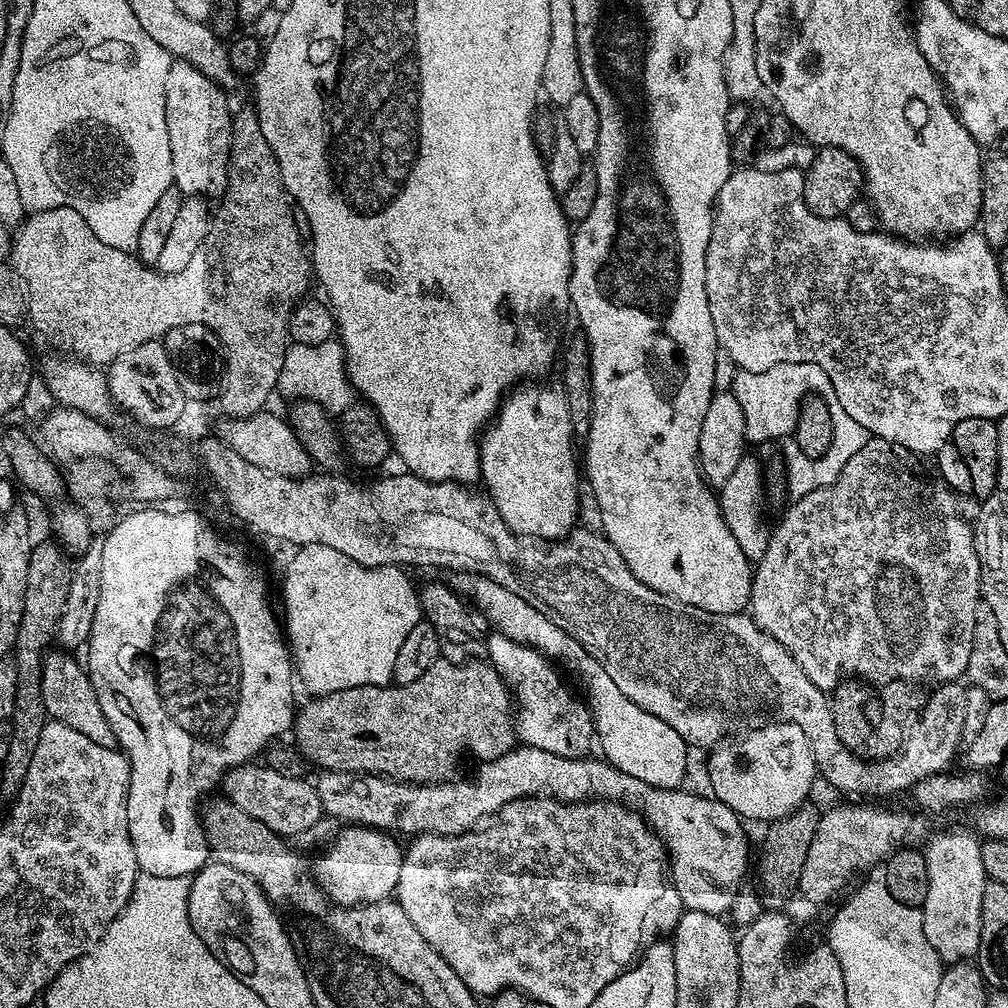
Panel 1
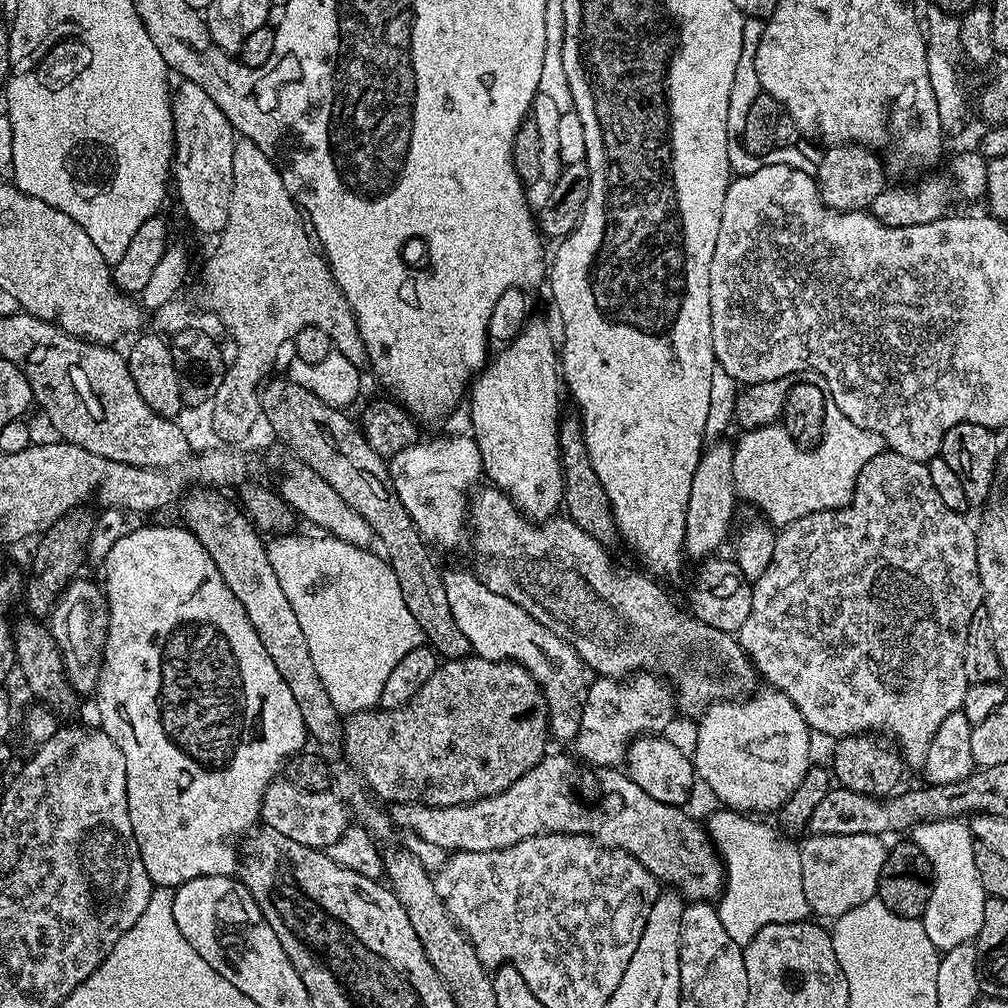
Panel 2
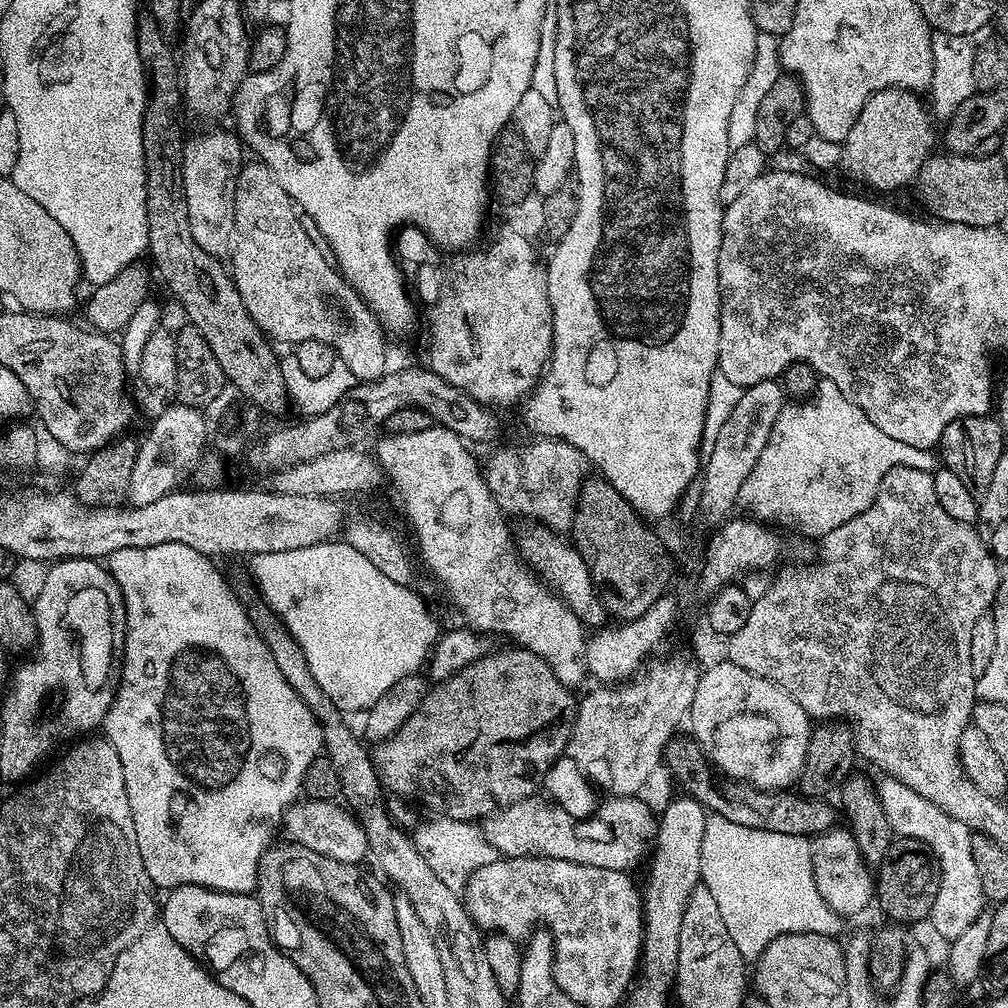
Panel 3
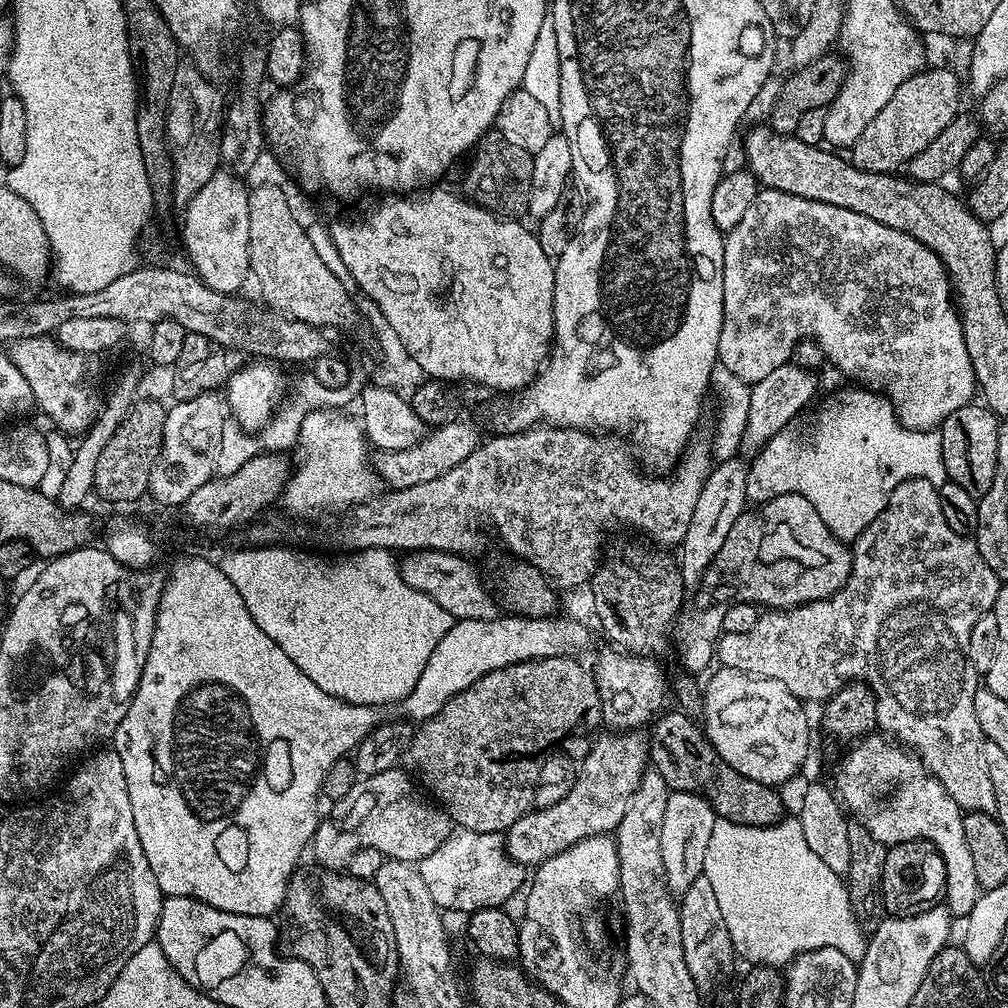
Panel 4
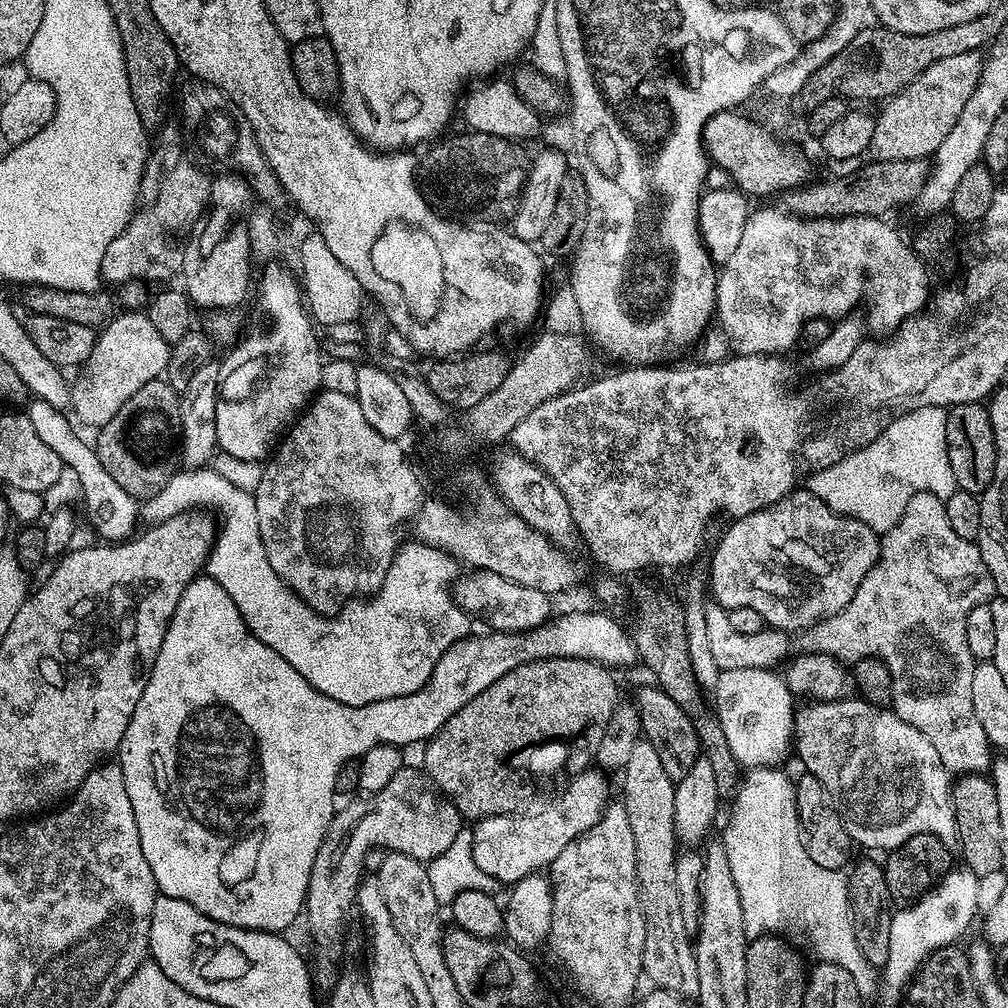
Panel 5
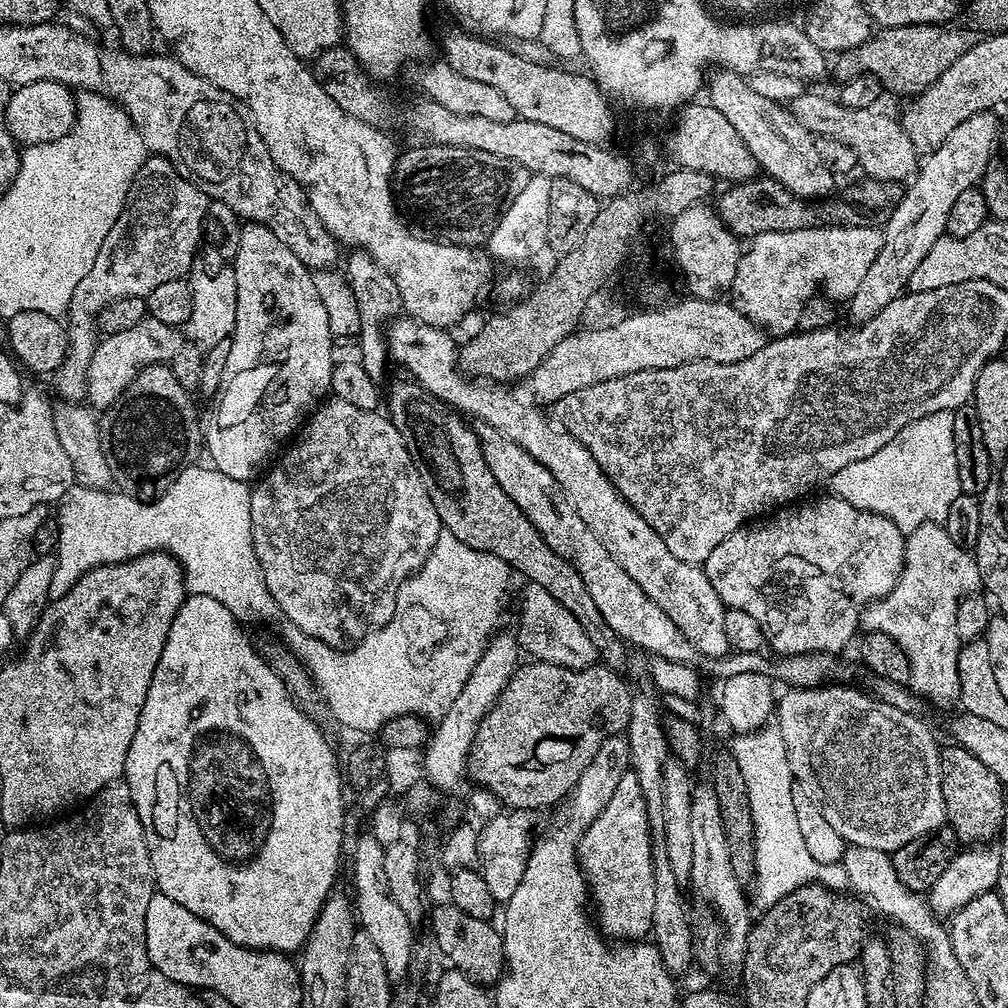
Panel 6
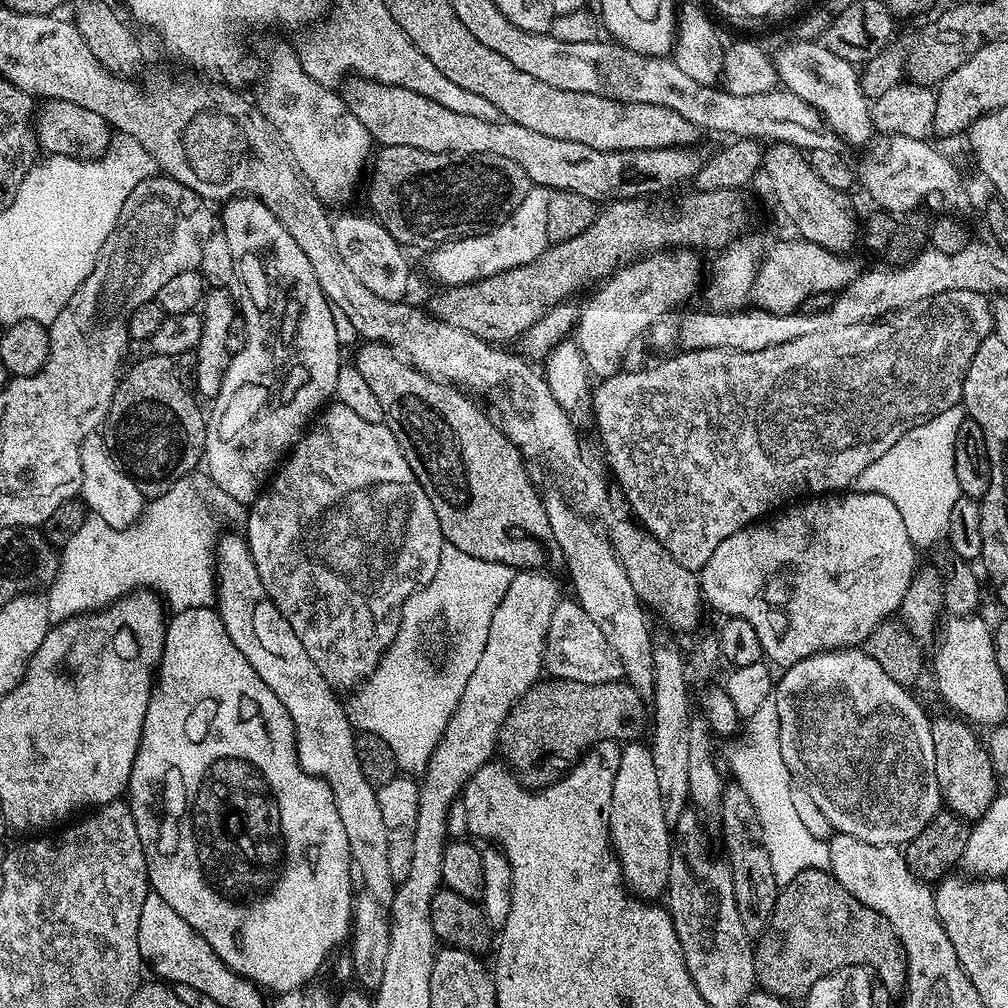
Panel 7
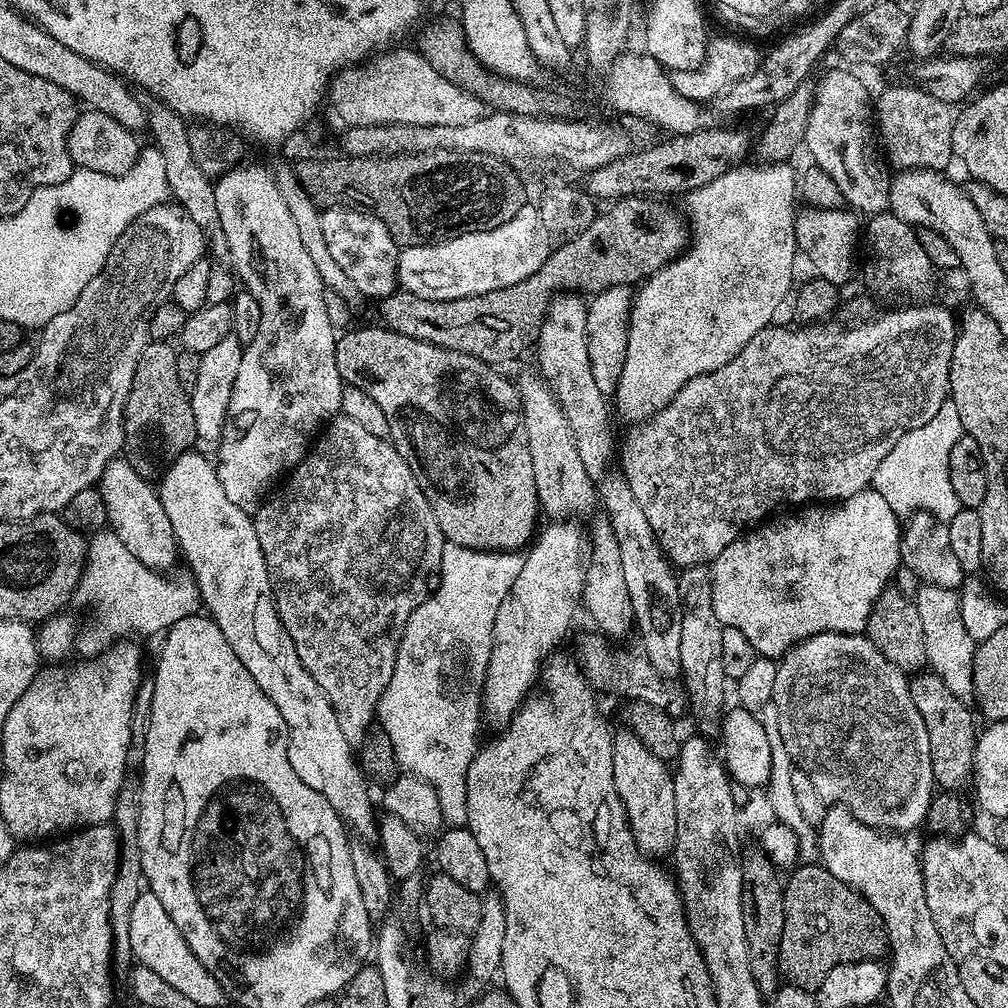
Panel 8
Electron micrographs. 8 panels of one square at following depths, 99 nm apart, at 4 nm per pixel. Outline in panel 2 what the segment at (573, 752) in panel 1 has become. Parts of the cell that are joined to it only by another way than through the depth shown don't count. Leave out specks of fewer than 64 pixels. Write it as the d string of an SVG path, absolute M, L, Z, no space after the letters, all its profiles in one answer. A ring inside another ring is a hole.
M475 571L443 573L444 589L446 590L446 602L450 602L450 614L454 614L454 622L462 634L466 634L469 649L475 655L487 660L515 660L523 665L534 679L540 683L540 689L548 703L548 731L553 737L572 742L582 722L583 704L586 702L588 687L594 679L594 673L588 663L583 660L572 644L571 639L564 640L559 631L553 630L549 625L534 619L522 606L515 604L510 598L506 598L503 592L490 590Z

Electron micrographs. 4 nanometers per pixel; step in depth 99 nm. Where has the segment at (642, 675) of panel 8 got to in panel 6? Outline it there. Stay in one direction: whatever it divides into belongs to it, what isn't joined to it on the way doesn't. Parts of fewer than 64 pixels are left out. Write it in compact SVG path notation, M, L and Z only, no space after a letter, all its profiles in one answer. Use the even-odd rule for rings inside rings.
M525 583L524 602L520 612L520 628L516 630L517 643L521 649L535 660L547 664L566 666L568 669L593 667L599 659L599 652L586 634L578 618L571 614L560 602L542 586Z

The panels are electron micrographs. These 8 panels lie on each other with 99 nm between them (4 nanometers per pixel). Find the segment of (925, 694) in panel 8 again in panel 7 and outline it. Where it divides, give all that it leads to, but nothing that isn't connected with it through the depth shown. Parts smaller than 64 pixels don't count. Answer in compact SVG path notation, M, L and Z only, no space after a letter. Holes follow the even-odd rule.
M955 715L935 717L932 720L934 734L934 770L938 774L938 786L943 807L965 822L980 819L998 795L998 775L992 767L988 749L976 737L973 725Z

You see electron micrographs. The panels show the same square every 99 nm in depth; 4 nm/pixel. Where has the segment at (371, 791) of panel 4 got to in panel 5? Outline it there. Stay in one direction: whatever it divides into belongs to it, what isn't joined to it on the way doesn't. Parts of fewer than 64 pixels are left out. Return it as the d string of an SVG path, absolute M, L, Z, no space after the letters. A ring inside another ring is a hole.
M419 767L416 768L401 768L382 790L372 795L361 795L361 800L352 800L345 808L343 805L332 817L332 824L328 827L318 858L314 860L306 901L308 932L312 935L312 956L316 959L314 962L311 961L310 971L312 983L317 989L331 990L340 977L342 964L339 964L339 960L344 952L344 931L348 928L348 915L356 908L356 891L366 872L364 859L367 861L376 849L383 849L388 852L410 854L410 858L427 862L438 858L438 854L446 851L450 842L454 842L462 831L462 817L458 809Z

